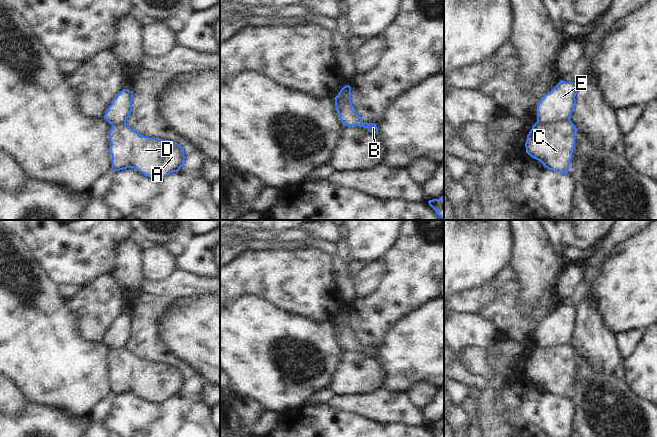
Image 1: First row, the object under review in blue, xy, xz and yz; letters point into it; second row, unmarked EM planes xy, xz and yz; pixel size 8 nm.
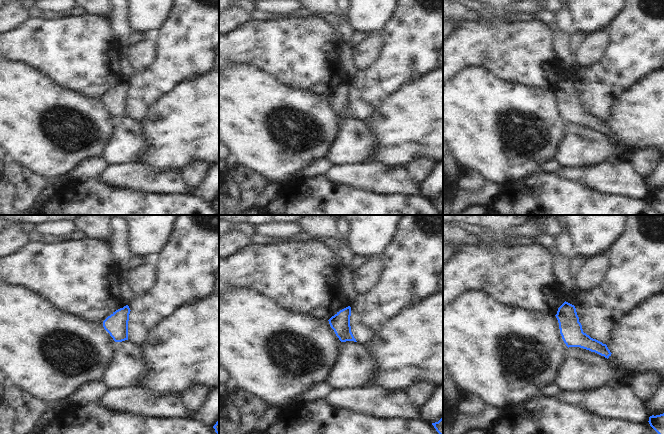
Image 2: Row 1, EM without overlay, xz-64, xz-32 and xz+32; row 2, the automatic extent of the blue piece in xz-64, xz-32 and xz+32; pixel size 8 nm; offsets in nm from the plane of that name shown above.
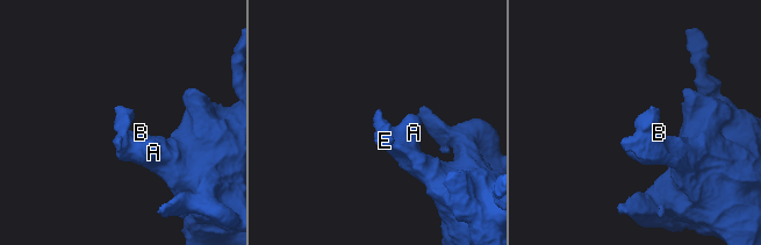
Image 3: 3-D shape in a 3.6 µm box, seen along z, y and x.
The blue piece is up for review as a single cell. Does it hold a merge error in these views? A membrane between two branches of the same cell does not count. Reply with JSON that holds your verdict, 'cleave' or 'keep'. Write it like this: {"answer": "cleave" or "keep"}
{"answer": "cleave"}

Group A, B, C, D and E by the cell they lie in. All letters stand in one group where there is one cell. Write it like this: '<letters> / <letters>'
A B C D / E

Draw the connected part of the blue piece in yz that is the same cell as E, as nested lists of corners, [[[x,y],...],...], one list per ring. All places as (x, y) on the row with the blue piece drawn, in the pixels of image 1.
[[[560,82],[537,105],[537,123],[540,125],[566,122],[571,119],[576,104],[575,82]]]

